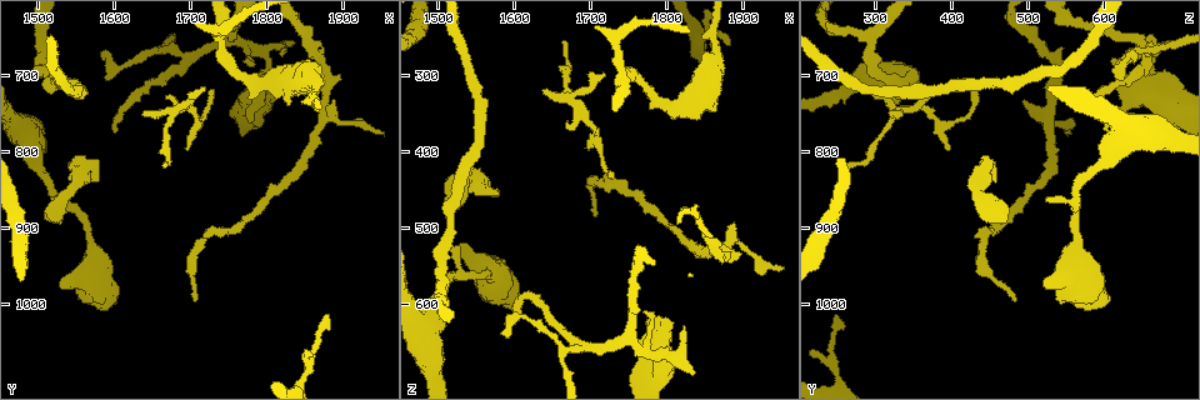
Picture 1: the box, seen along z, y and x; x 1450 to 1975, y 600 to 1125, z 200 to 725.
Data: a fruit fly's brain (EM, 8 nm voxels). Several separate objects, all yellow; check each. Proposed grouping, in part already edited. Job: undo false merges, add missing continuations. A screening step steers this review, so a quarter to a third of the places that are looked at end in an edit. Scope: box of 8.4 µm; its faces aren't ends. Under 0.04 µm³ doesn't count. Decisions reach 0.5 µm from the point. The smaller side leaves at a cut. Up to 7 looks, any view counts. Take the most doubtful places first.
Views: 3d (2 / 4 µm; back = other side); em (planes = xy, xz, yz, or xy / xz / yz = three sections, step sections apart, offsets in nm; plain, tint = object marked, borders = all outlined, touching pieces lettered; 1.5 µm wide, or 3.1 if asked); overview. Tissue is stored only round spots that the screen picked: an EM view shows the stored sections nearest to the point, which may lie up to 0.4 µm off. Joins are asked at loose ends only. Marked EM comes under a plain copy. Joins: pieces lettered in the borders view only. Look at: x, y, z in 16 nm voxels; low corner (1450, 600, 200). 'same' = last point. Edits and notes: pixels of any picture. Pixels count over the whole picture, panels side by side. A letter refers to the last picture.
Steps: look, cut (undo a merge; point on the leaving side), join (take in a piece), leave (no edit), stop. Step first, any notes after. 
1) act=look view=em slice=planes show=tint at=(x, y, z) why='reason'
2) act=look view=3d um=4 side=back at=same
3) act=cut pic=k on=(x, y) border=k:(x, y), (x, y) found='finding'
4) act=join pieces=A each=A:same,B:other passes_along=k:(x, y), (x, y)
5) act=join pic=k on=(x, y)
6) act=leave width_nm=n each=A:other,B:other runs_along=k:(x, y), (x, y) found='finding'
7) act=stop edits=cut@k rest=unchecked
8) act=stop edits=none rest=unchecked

act=look view=3d um=2 at=(1515, 885, 470) why='an open end'

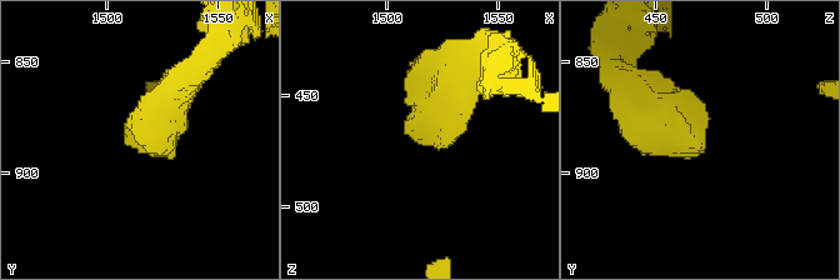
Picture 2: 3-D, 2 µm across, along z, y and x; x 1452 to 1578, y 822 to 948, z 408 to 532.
act=look view=em slice=planes show=borders at=(1512, 887, 468) why='now the EM'

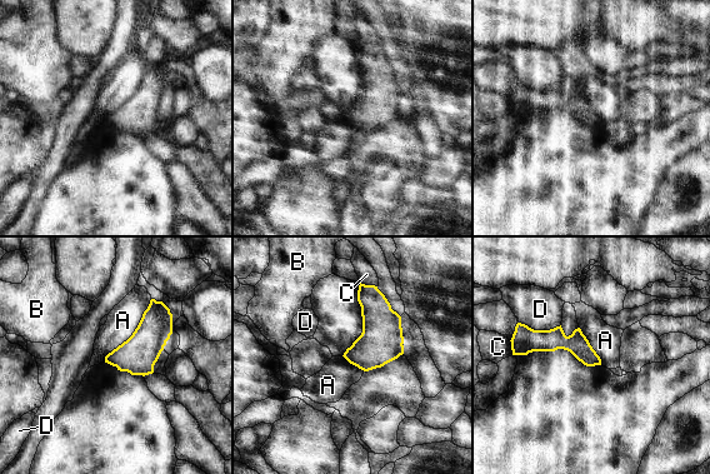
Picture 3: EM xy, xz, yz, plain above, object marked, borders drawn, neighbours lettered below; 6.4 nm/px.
act=leave each=A:other,B:other,C:other,D:other border=3:(151, 299), (135, 330), (104, 362) found='no lettered piece goes on from it'

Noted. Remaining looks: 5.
act=look view=em slice=planes show=borders at=(1835, 660, 690) why='free end'

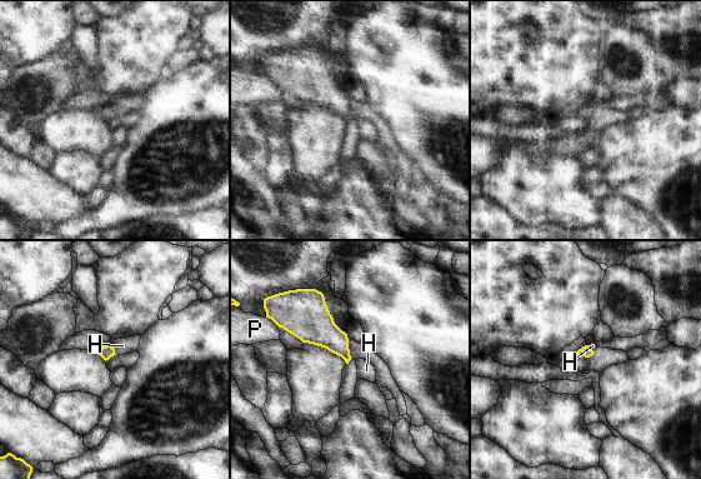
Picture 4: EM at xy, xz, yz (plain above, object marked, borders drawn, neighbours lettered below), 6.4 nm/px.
act=join pieces=H longest_contact=H:80nm each=H:same,P:other passes_along=4:(106, 352), (114, 349), (123, 345) found='the cell continues'

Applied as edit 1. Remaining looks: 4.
act=look view=em slice=planes show=borders at=(1705, 995, 485) why='tapers out'

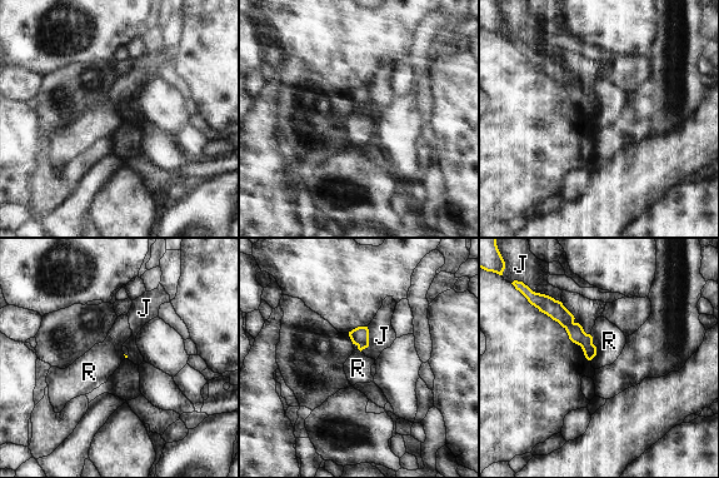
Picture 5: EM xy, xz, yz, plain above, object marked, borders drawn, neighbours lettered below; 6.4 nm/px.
act=leave each=J:other,R:other runs_along=5:(550, 302), (587, 344), (589, 355) found='none of them fits'

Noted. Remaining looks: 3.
act=stop edits=join@4 rest=unchecked

